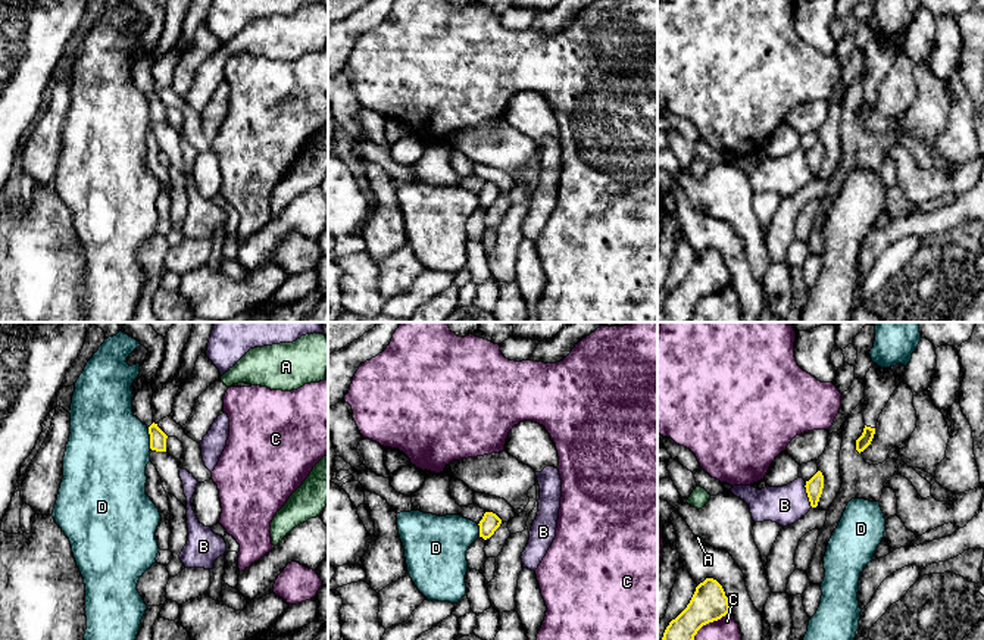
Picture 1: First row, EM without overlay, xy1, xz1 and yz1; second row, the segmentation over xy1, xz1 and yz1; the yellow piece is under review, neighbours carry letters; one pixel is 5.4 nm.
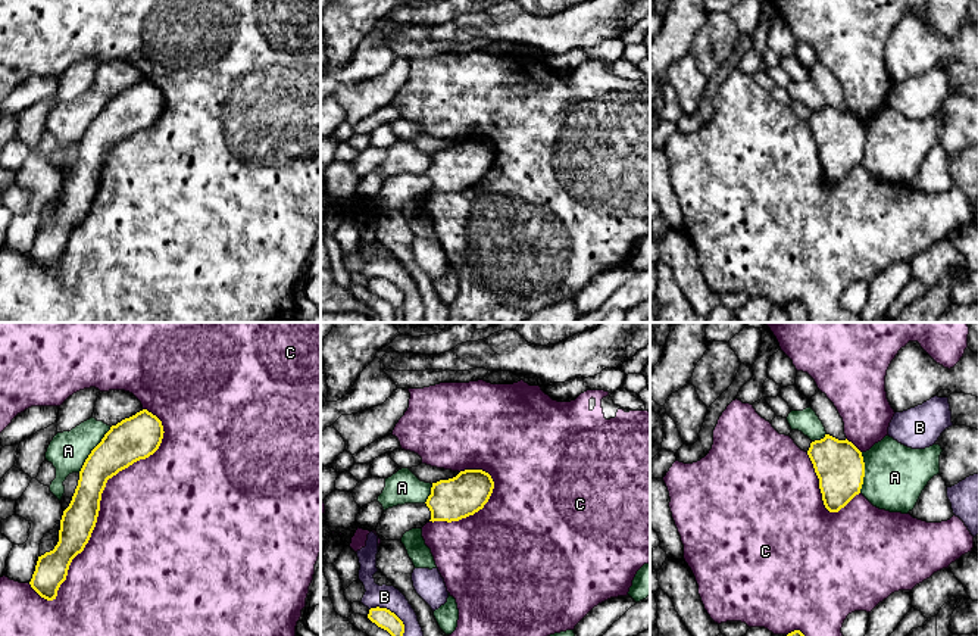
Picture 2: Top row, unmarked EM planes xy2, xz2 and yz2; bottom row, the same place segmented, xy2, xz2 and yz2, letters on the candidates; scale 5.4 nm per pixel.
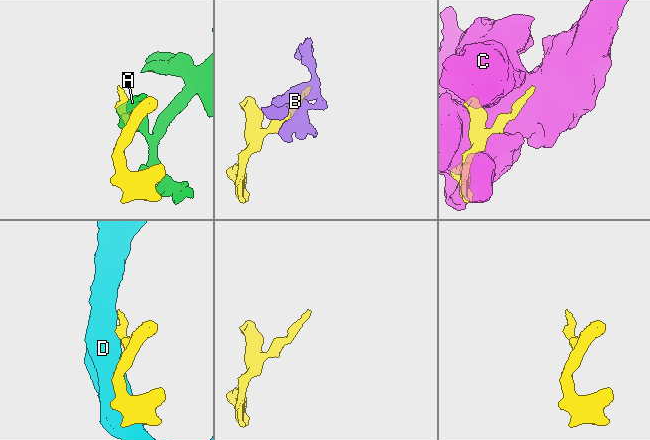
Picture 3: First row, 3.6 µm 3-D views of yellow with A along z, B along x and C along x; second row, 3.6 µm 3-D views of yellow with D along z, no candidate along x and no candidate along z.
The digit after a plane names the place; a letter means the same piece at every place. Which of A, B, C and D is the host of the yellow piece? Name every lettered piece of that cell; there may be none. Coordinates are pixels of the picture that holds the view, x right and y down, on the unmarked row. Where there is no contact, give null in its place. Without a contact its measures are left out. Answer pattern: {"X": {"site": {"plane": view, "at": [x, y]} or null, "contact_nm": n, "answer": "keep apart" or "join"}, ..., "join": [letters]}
{"A": {"site": {"plane": "xy2", "at": [93, 119]}, "contact_nm": 300, "answer": "keep apart"}, "B": {"site": {"plane": "xz2", "at": [397, 287]}, "contact_nm": 260, "answer": "keep apart"}, "C": {"site": {"plane": "xy2", "at": [100, 170]}, "contact_nm": 1200, "answer": "keep apart"}, "D": {"site": {"plane": "xy1", "at": [150, 109]}, "contact_nm": 110, "answer": "keep apart"}, "join": []}

